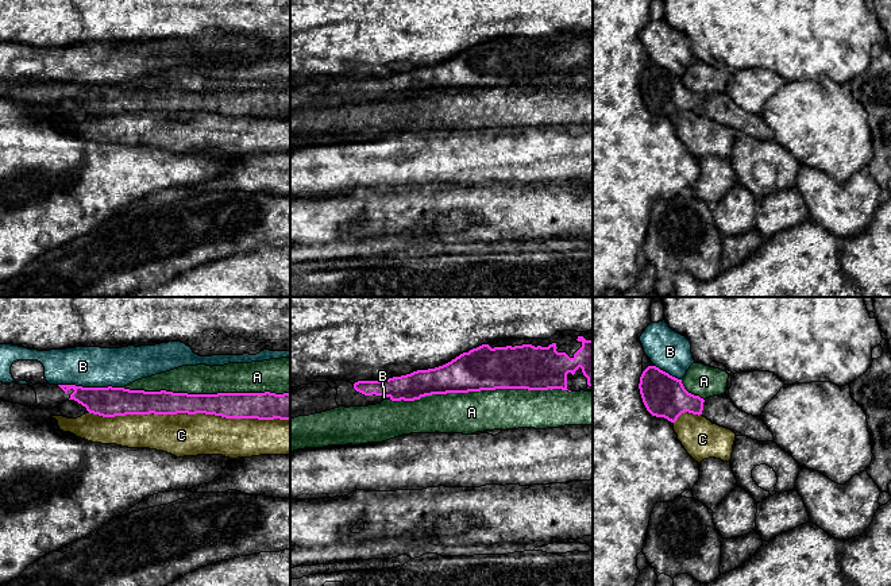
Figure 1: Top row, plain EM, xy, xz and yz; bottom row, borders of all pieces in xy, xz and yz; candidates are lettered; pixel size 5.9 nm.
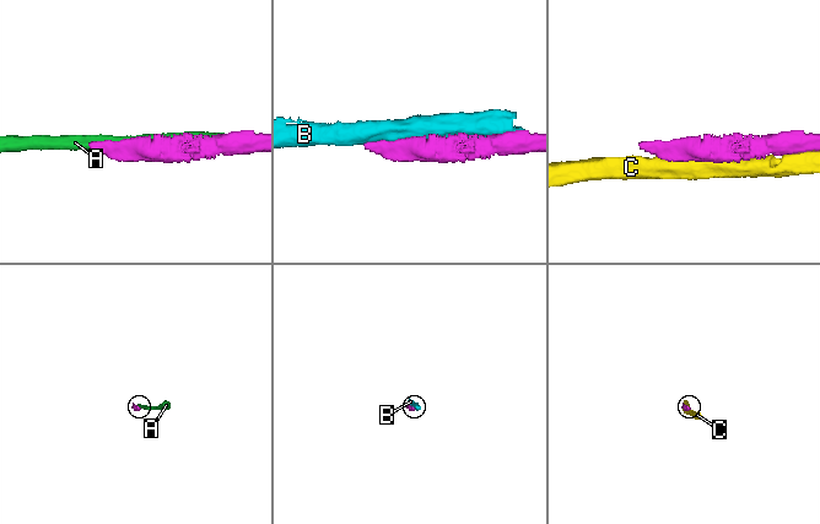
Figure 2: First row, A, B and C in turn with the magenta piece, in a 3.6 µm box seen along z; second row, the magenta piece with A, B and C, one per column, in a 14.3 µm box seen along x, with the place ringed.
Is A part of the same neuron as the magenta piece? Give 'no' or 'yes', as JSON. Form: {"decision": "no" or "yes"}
{"decision": "no"}

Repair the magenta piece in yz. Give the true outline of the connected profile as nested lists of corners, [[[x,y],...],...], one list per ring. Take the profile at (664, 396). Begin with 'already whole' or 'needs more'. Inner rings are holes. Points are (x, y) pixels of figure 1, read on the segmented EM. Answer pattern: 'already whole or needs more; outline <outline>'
needs more; outline [[[645,354],[639,389],[643,402],[652,416],[675,423],[684,412],[702,415],[705,400],[688,393],[682,379],[656,367]]]

